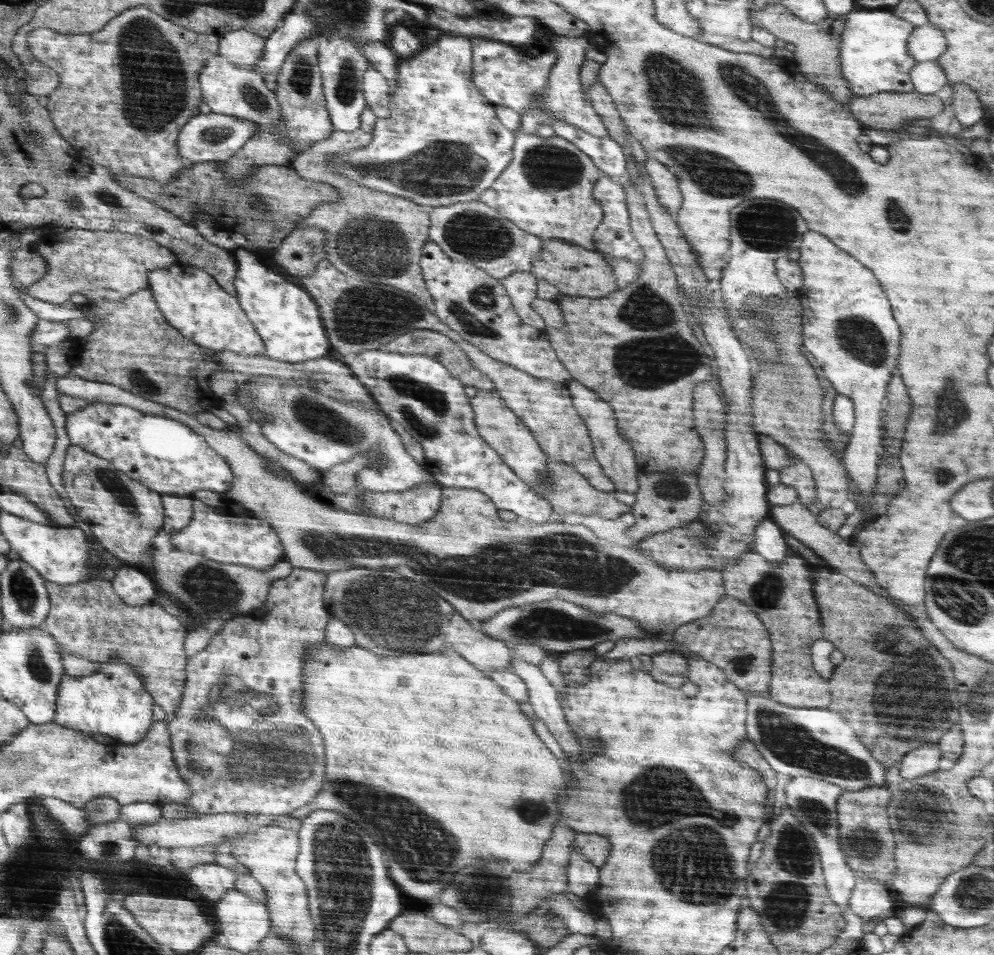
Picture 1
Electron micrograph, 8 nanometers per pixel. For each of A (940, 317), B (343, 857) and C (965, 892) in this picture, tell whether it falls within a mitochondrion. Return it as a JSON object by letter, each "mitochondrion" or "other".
{"A":"other","B":"mitochondrion","C":"mitochondrion"}

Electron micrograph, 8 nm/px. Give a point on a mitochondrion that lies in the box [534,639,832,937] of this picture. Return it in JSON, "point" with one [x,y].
{"point":[664,801]}

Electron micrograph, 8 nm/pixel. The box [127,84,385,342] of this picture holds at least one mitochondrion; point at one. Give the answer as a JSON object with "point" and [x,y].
{"point":[218,134]}

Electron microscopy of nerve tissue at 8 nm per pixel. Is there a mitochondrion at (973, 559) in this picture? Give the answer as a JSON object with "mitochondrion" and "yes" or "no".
{"mitochondrion":"yes"}

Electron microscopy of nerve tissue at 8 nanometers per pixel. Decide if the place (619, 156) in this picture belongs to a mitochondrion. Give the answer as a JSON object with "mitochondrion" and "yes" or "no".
{"mitochondrion":"no"}

